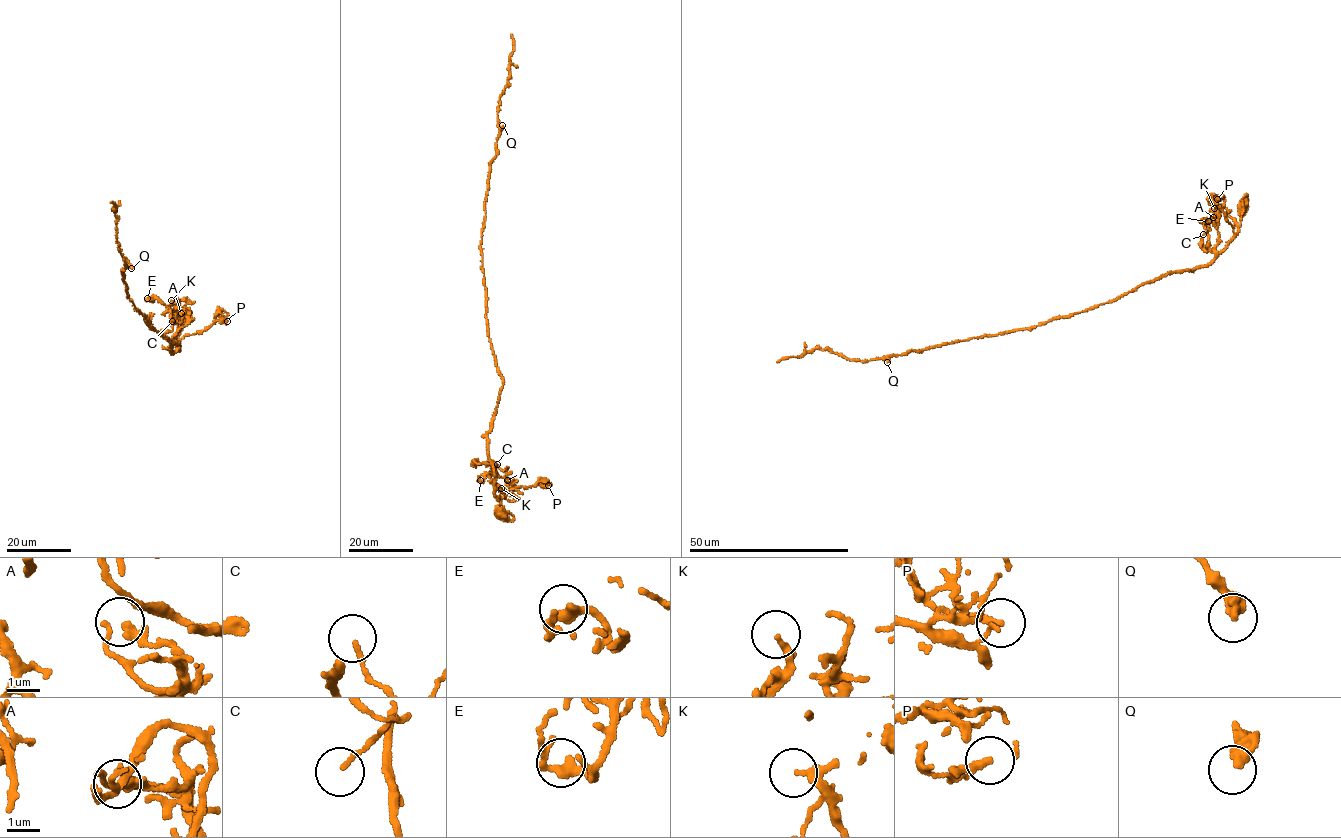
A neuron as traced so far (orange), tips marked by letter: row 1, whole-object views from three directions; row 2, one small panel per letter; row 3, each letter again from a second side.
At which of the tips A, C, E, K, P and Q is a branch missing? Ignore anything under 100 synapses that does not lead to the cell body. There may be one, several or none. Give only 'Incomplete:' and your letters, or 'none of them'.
Incomplete: none of them

